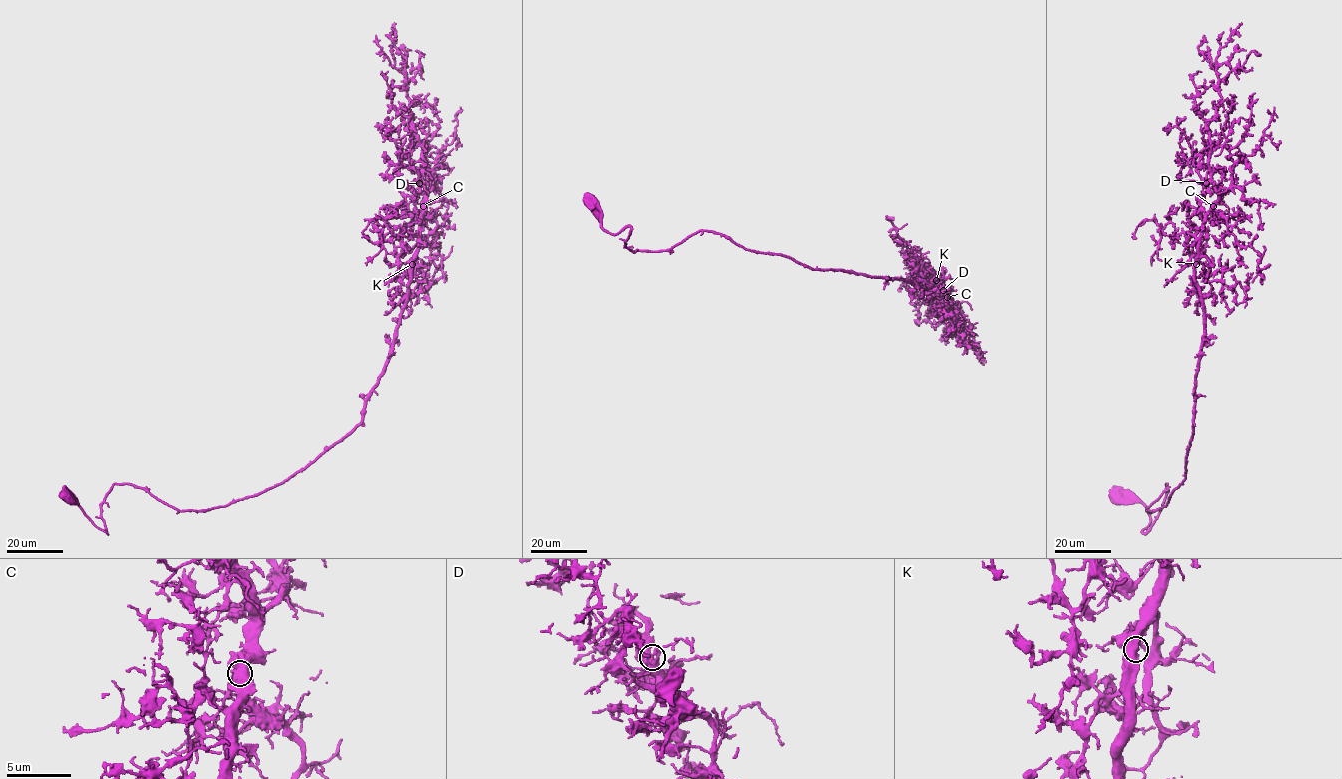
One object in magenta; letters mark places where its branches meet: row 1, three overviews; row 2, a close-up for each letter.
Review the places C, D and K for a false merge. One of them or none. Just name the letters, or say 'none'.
none

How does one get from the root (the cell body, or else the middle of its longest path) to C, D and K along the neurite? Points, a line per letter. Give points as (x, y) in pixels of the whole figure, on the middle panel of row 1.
C: (590, 202), (606, 231), (630, 227), (632, 252), (712, 231), (813, 268), (919, 287), (935, 278), (947, 297)
D: (590, 202), (606, 231), (630, 227), (632, 252), (712, 231), (813, 268), (935, 278), (949, 302), (943, 290)
K: (590, 202), (606, 231), (630, 227), (632, 252), (668, 250), (712, 231), (813, 268), (919, 287), (936, 280)

